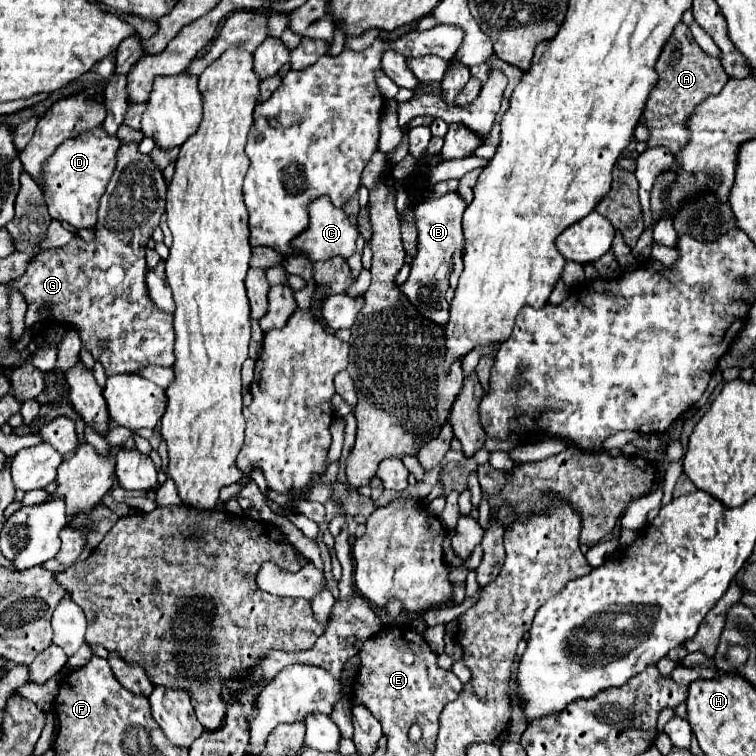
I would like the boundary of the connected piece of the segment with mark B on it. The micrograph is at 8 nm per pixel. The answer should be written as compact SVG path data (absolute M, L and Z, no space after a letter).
M444 194L442 198L428 200L416 204L416 226L418 226L418 254L412 262L410 278L398 288L412 304L432 320L434 324L446 324L448 320L448 302L444 300L444 292L448 286L448 276L452 272L452 254L464 248L462 234L462 214L466 210L466 202L456 194Z

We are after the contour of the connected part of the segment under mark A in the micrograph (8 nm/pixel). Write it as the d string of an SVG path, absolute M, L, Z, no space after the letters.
M680 22L674 28L674 34L664 44L662 54L656 60L656 72L658 72L658 84L652 88L652 92L646 100L646 108L642 110L642 124L650 132L650 136L646 140L646 148L664 146L672 154L676 154L686 146L686 140L690 136L690 132L686 128L688 116L694 112L694 108L702 100L706 100L708 96L716 96L728 82L728 76L722 70L720 60L706 54L694 42L692 32L684 22Z

